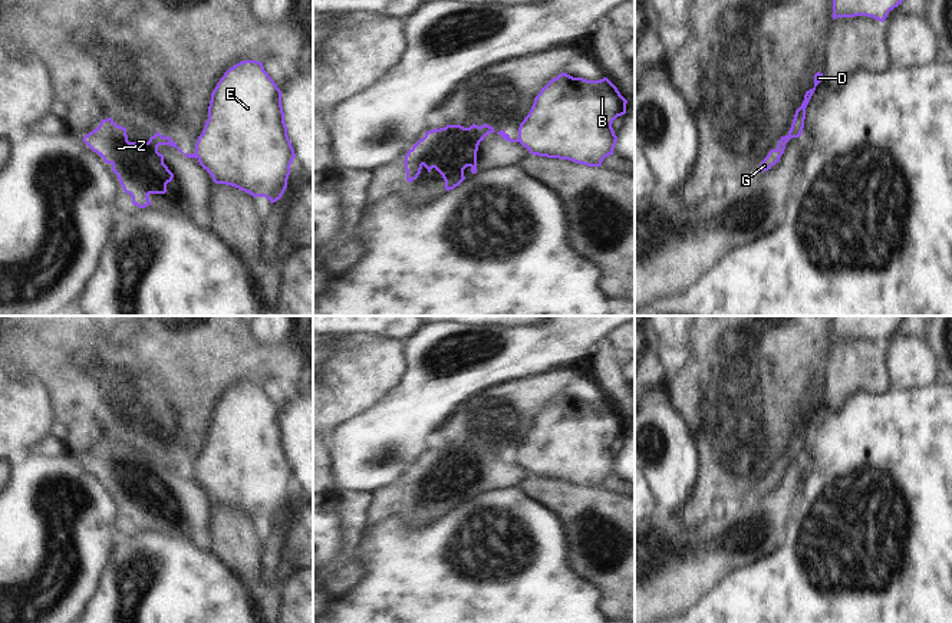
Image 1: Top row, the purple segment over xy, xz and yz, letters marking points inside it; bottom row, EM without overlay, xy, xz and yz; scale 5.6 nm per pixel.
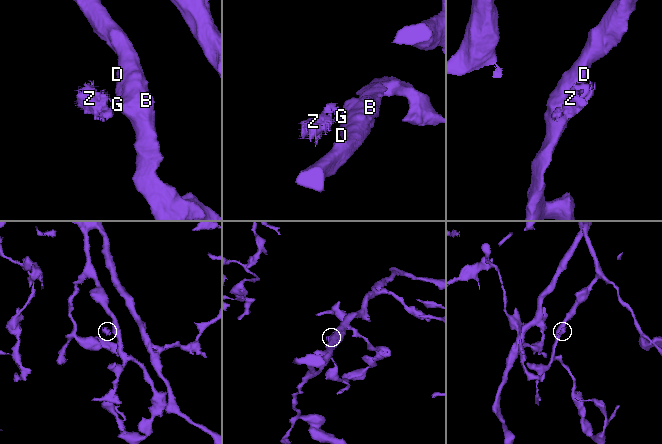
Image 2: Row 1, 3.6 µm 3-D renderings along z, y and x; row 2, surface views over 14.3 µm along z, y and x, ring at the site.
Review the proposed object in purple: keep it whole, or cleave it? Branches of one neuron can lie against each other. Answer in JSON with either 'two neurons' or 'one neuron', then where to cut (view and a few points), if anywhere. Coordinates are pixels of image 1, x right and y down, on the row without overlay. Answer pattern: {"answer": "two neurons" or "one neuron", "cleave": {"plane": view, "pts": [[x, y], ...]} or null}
{"answer": "two neurons", "cleave": {"plane": "xy", "pts": [[196, 474], [198, 478]]}}

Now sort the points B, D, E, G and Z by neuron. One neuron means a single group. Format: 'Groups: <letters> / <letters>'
Groups: B D E G / Z

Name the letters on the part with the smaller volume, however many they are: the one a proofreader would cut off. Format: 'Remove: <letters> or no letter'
Remove: Z

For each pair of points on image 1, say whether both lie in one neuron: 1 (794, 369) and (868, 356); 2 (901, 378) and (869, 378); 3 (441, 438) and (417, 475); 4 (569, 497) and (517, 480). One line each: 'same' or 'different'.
1: different
2: different
3: different
4: different

